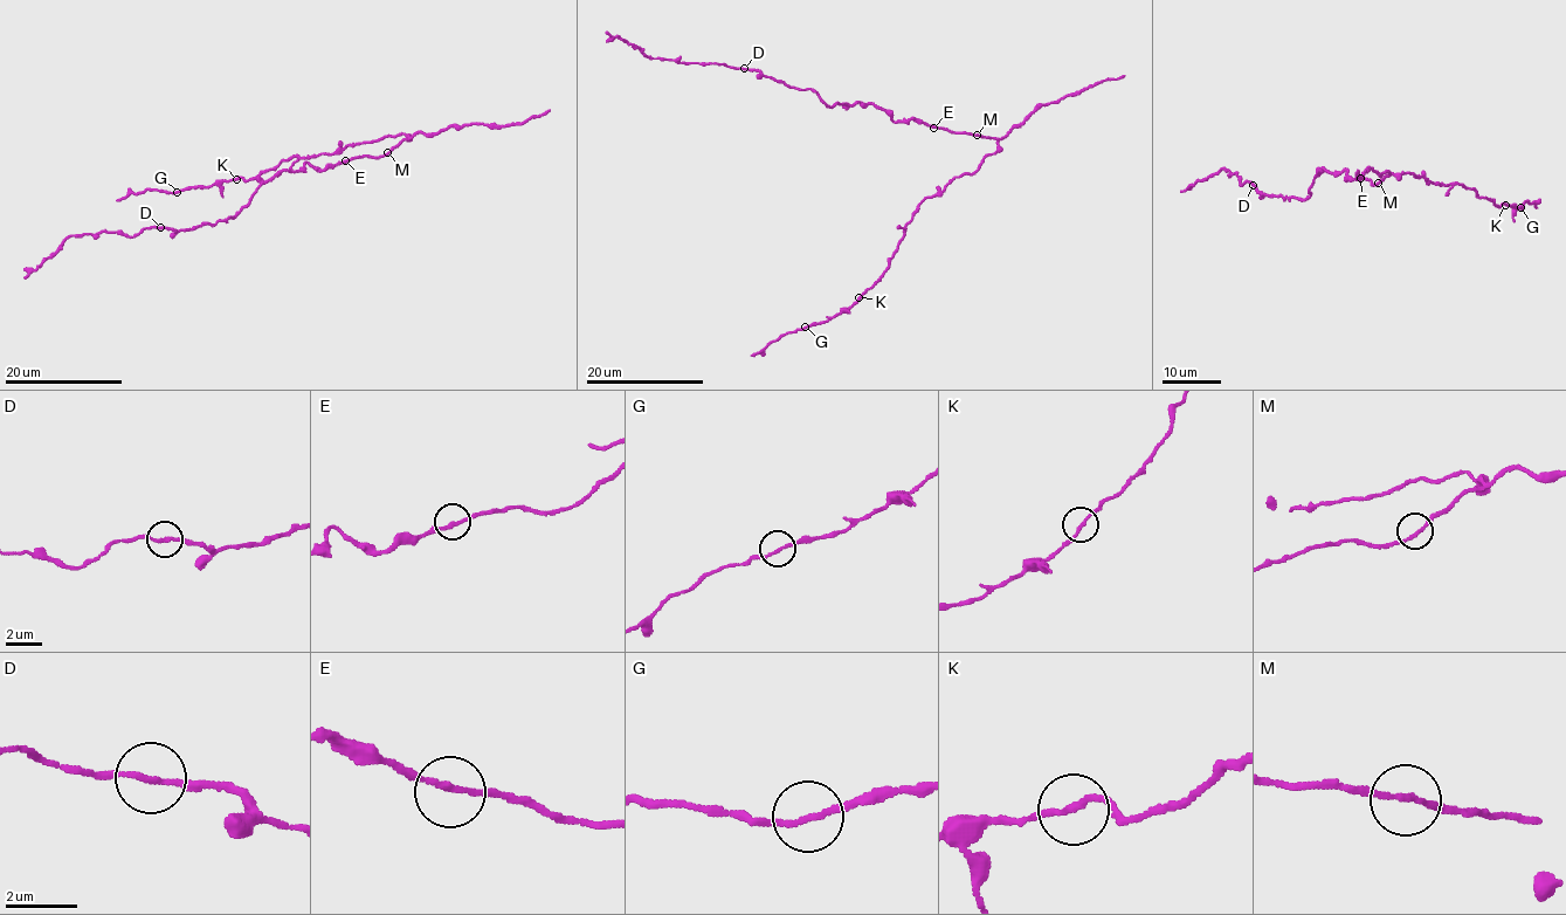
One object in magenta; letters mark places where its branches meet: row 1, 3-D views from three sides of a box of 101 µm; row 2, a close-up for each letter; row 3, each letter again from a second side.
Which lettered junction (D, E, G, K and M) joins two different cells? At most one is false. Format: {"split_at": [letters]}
{"split_at": []}

